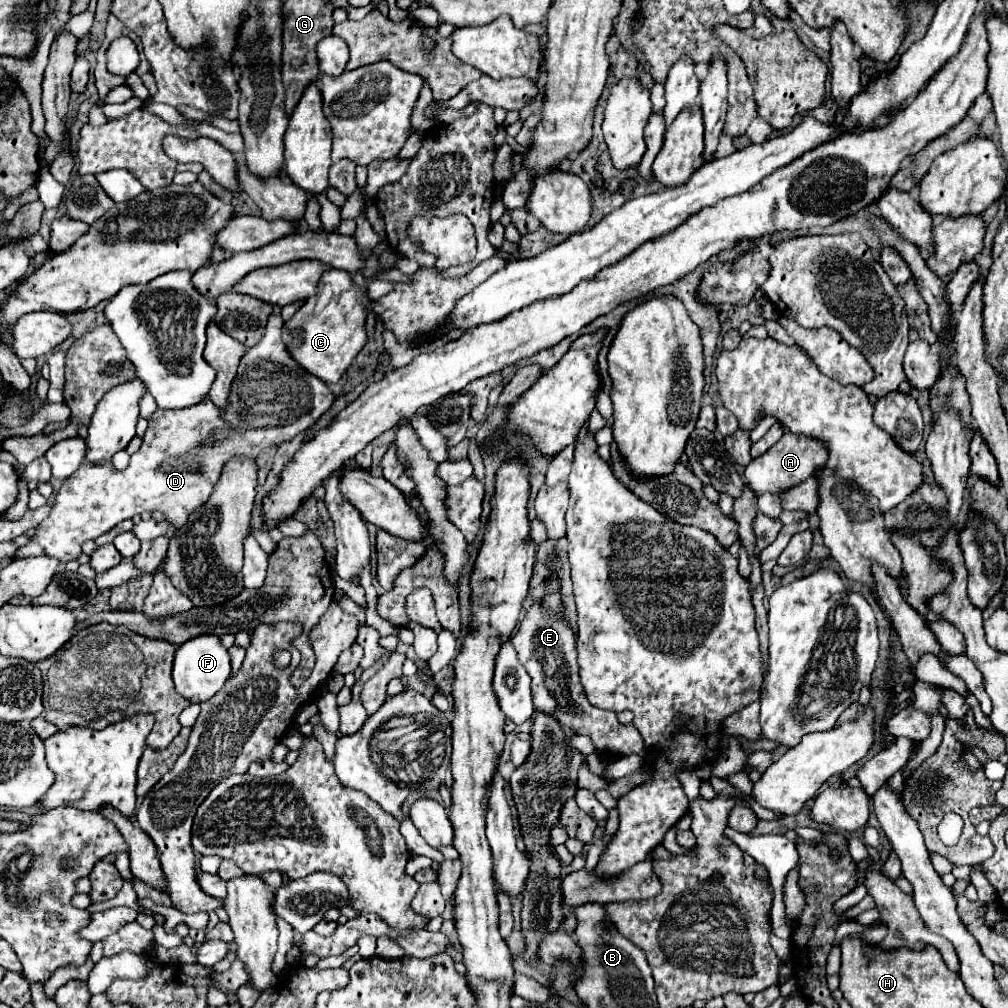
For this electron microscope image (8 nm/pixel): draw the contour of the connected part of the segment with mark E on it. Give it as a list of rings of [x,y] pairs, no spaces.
[[[546,579],[534,589],[532,593],[532,607],[528,609],[524,621],[518,625],[512,643],[518,651],[518,659],[526,667],[528,675],[532,677],[532,697],[534,707],[550,717],[554,717],[560,725],[568,725],[572,733],[586,735],[592,739],[598,753],[606,753],[610,759],[622,755],[646,755],[646,743],[634,723],[622,725],[616,719],[614,711],[604,711],[594,707],[580,685],[578,675],[578,653],[576,653],[576,637],[572,625],[566,615],[566,605],[560,607],[558,615],[552,615],[544,605],[544,597],[548,593]]]

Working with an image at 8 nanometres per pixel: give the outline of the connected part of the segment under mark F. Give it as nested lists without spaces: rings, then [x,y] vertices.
[[[200,635],[196,639],[190,639],[188,643],[180,645],[180,649],[176,649],[172,677],[174,677],[174,687],[182,697],[190,699],[192,703],[202,703],[208,697],[214,697],[228,681],[230,677],[228,651],[220,645],[220,639],[216,635]]]

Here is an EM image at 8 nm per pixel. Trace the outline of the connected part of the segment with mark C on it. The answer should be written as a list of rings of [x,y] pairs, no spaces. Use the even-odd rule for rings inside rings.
[[[340,269],[324,271],[318,293],[310,297],[282,327],[282,341],[288,353],[302,369],[316,375],[320,381],[338,383],[368,341],[364,329],[368,305],[368,295],[352,283],[350,273]]]

